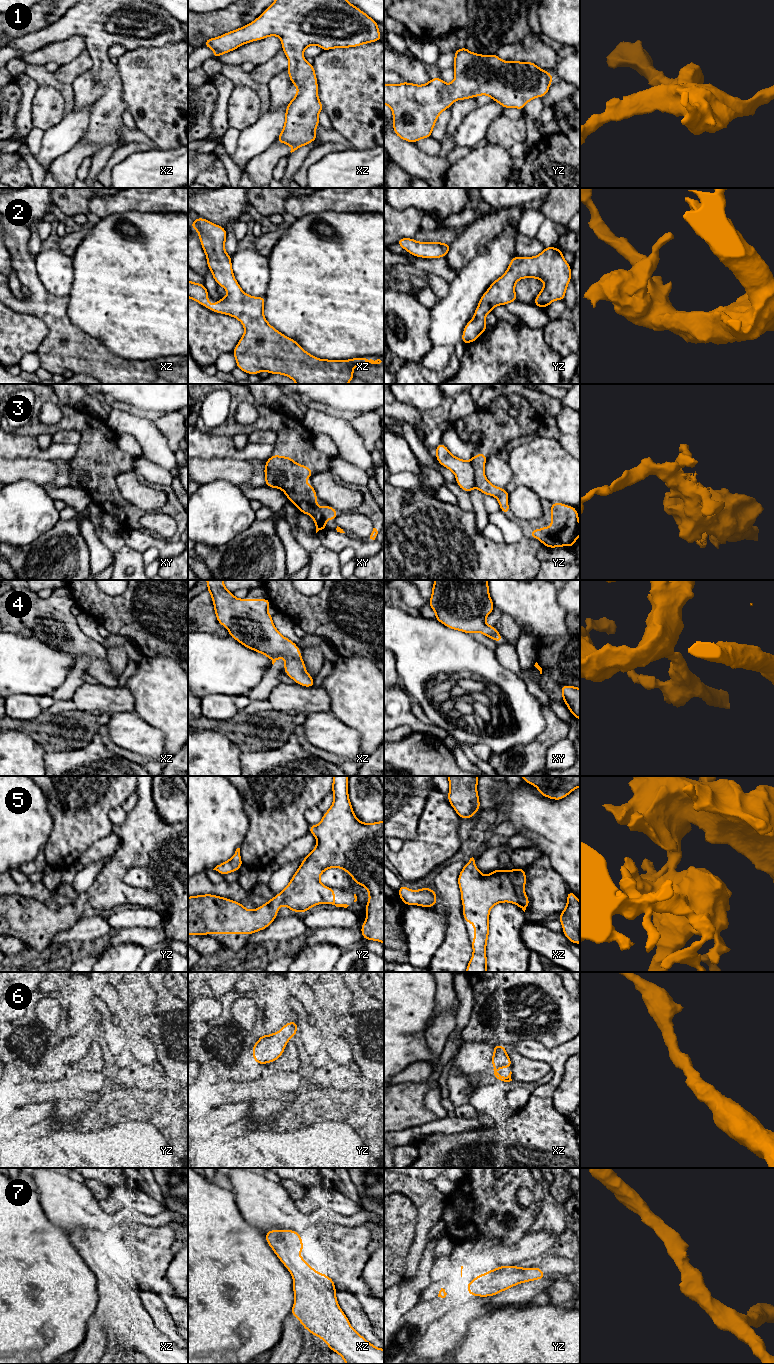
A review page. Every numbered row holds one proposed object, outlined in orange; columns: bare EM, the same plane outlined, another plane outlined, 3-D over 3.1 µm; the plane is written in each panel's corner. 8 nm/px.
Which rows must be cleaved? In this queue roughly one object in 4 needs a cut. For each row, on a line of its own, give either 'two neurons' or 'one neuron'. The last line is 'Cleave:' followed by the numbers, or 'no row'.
1: one neuron
2: one neuron
3: two neurons
4: one neuron
5: one neuron
6: one neuron
7: one neuron
Cleave: 3

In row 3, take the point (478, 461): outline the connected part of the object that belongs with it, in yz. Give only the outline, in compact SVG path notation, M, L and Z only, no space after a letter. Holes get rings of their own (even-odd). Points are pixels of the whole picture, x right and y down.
M485 453L473 455L471 459L471 464L475 470L475 488L479 489L484 495L491 495L497 498L500 504L500 510L504 514L510 512L508 505L509 492L503 488L499 488L491 484L484 473L485 462L487 459Z

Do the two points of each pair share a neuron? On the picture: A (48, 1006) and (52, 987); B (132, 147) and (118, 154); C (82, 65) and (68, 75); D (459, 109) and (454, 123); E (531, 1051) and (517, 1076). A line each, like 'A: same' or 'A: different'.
A: different
B: same
C: same
D: same
E: different

